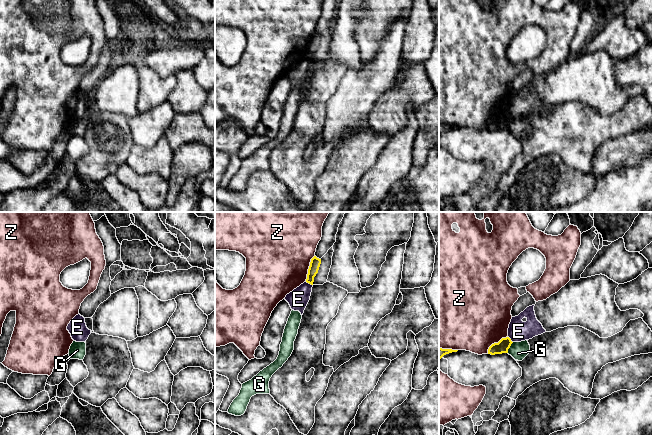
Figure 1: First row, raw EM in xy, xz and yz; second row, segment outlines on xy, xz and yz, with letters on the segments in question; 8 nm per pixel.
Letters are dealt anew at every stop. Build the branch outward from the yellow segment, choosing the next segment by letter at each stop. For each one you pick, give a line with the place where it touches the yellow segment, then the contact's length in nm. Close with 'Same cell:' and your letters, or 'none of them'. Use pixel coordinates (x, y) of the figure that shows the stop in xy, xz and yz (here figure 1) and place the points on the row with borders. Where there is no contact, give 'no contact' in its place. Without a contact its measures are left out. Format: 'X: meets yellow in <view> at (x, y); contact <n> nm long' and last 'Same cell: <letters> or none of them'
Same cell: none of them

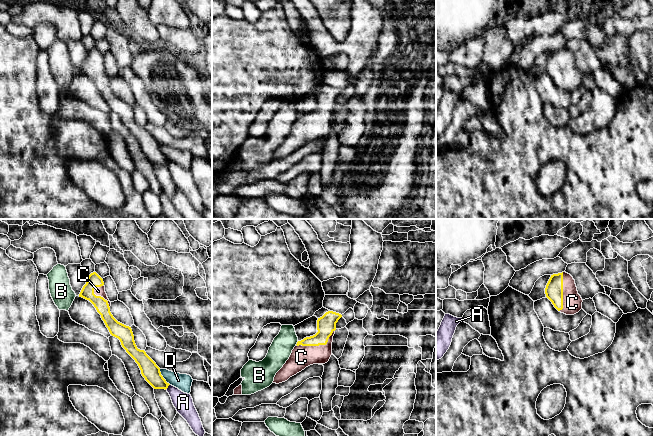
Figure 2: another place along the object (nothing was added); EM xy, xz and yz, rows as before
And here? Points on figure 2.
C: meets yellow in xz at (317, 345); contact 340 nm long
Same cell: C

